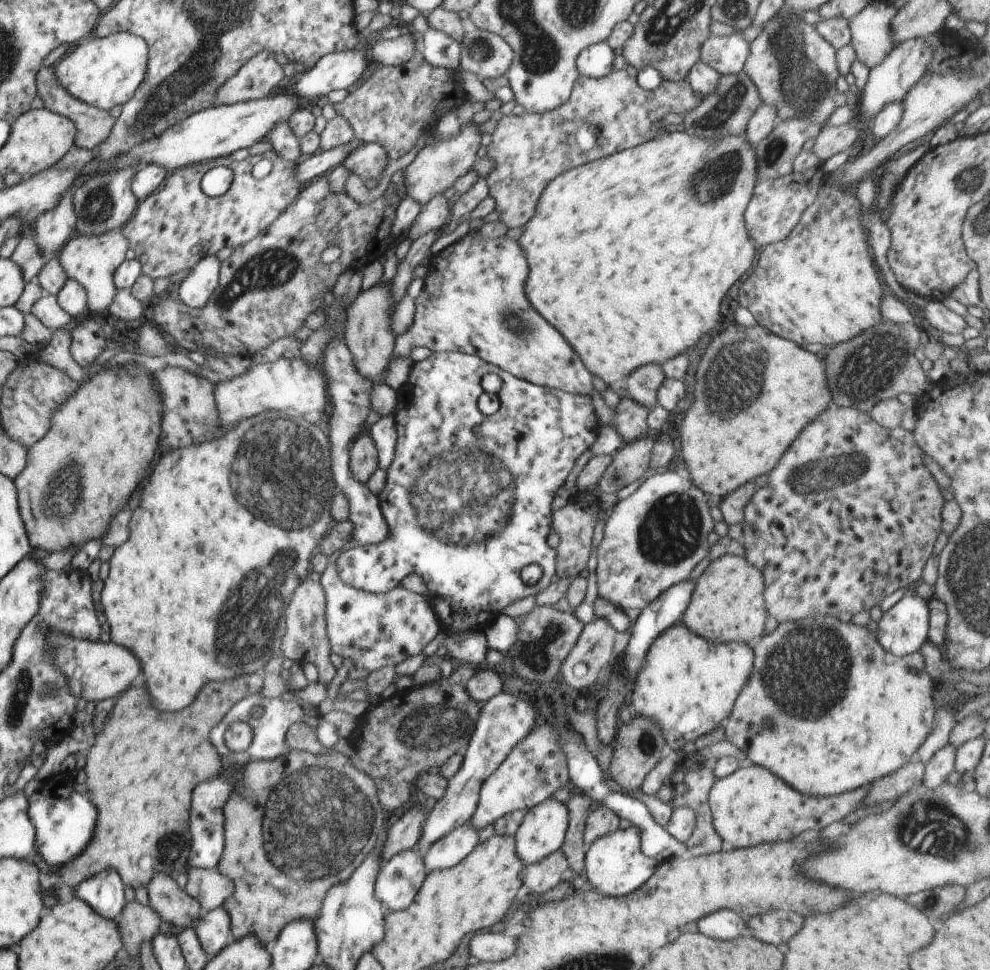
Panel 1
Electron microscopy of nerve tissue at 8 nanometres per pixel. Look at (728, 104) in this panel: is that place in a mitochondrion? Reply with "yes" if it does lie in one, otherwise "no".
yes

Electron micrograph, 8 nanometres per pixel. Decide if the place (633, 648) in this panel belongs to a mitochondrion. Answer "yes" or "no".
no

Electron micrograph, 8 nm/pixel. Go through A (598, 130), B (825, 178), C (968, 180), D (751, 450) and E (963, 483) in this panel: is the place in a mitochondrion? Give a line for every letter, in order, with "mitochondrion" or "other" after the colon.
A: other
B: other
C: mitochondrion
D: other
E: other

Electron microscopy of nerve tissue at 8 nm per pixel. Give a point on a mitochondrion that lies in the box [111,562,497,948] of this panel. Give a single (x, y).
(315, 817)

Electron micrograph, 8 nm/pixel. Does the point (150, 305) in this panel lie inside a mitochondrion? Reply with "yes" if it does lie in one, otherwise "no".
no

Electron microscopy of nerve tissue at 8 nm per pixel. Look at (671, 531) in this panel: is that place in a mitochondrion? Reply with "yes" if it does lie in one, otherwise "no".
yes

